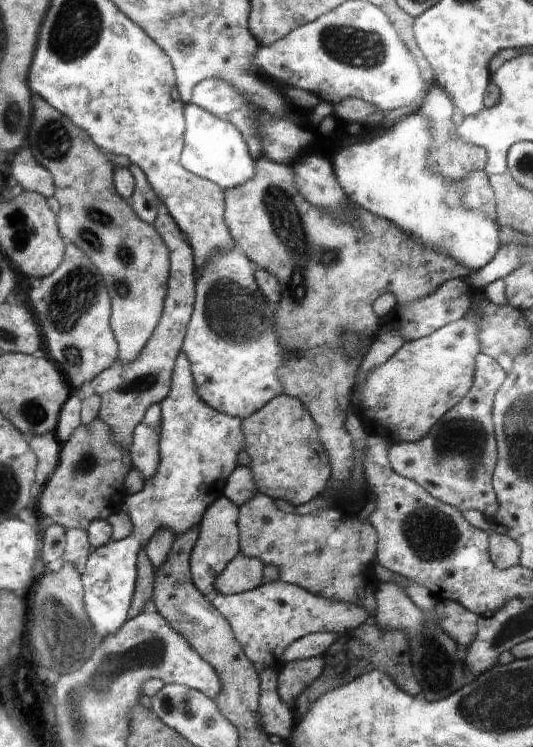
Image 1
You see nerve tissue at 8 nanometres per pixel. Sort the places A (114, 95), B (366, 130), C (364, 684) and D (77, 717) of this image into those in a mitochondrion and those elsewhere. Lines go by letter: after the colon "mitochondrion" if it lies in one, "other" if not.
A: other
B: other
C: other
D: mitochondrion

